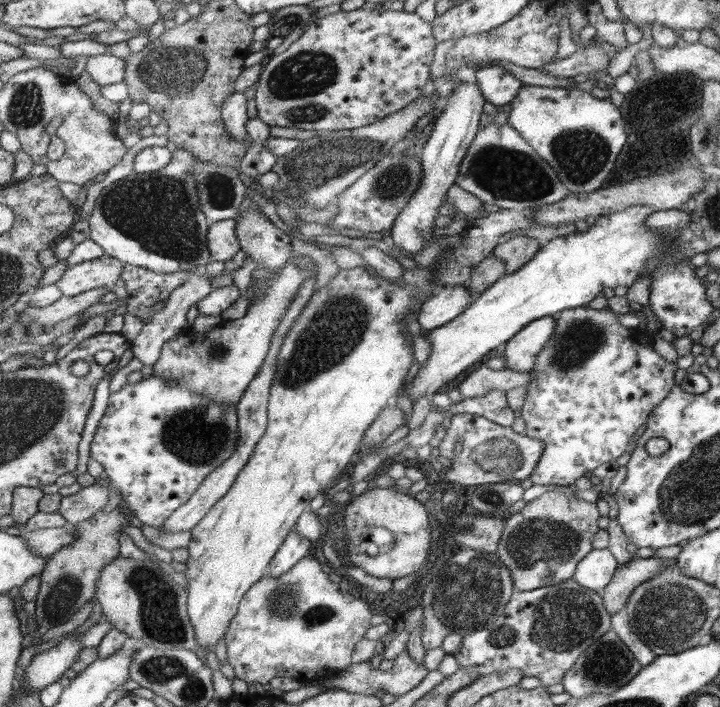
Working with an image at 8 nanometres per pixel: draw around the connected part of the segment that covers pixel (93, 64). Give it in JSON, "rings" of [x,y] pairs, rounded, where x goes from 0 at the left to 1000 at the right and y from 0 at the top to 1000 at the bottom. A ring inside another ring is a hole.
{"rings":[[[151,75],[124,79],[117,98],[122,102],[122,107],[131,112],[131,116],[135,116],[139,123],[175,115],[172,85]]]}

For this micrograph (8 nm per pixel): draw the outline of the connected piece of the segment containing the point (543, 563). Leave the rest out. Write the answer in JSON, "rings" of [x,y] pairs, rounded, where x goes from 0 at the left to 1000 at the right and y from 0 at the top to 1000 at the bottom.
{"rings":[[[772,692],[771,696],[756,696],[749,704],[733,710],[725,724],[701,734],[700,750],[688,784],[710,810],[714,833],[736,836],[794,820],[800,812],[801,799],[825,777],[825,757],[835,750],[831,745],[833,730],[828,711],[804,707],[800,702],[782,696],[781,692]]]}

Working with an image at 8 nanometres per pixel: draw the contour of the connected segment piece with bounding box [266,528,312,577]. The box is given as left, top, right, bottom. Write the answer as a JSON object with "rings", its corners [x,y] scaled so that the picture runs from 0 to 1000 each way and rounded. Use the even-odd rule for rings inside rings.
{"rings":[[[408,747],[397,761],[394,769],[386,775],[381,789],[376,789],[369,815],[386,816],[406,805],[413,795],[428,785],[433,765],[419,760]]]}

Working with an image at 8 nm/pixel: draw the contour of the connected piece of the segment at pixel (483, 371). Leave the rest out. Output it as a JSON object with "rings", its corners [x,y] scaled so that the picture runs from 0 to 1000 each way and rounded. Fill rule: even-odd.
{"rings":[[[675,515],[664,516],[658,526],[647,532],[636,545],[636,552],[644,562],[661,562],[675,557],[683,550],[704,553],[721,546],[731,546],[739,539],[735,526],[717,526],[700,521],[697,523],[681,522]]]}

